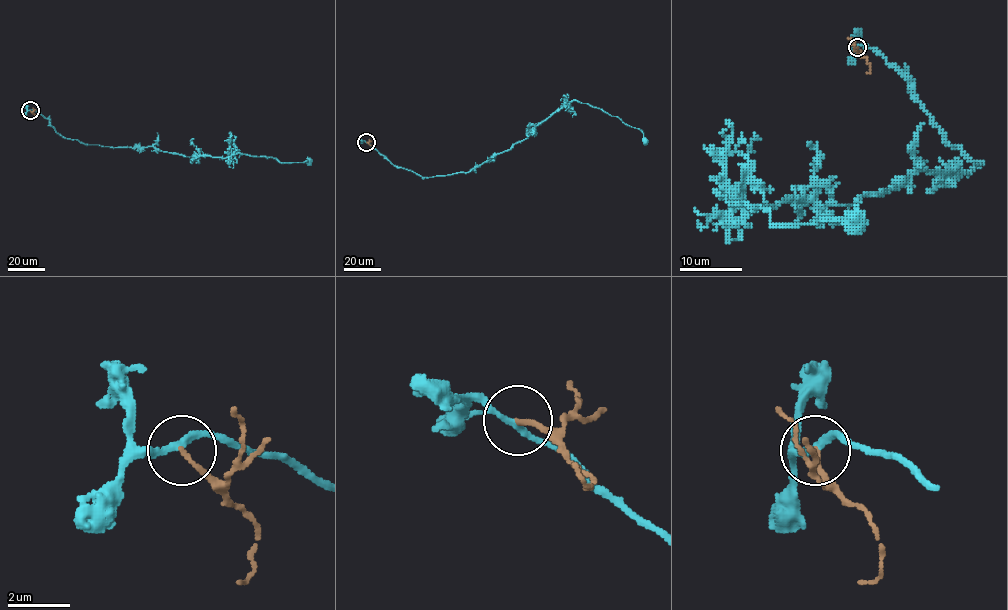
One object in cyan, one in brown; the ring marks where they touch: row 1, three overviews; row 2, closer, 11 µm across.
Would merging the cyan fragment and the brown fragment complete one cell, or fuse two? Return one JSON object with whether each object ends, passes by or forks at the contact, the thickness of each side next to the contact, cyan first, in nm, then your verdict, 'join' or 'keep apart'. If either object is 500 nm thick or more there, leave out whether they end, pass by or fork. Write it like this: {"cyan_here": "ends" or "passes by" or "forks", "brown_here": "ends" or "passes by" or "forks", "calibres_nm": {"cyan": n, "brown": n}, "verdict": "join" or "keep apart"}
{"cyan_here": "passes by", "brown_here": "ends", "calibres_nm": {"cyan": 200, "brown": 160}, "verdict": "keep apart"}

